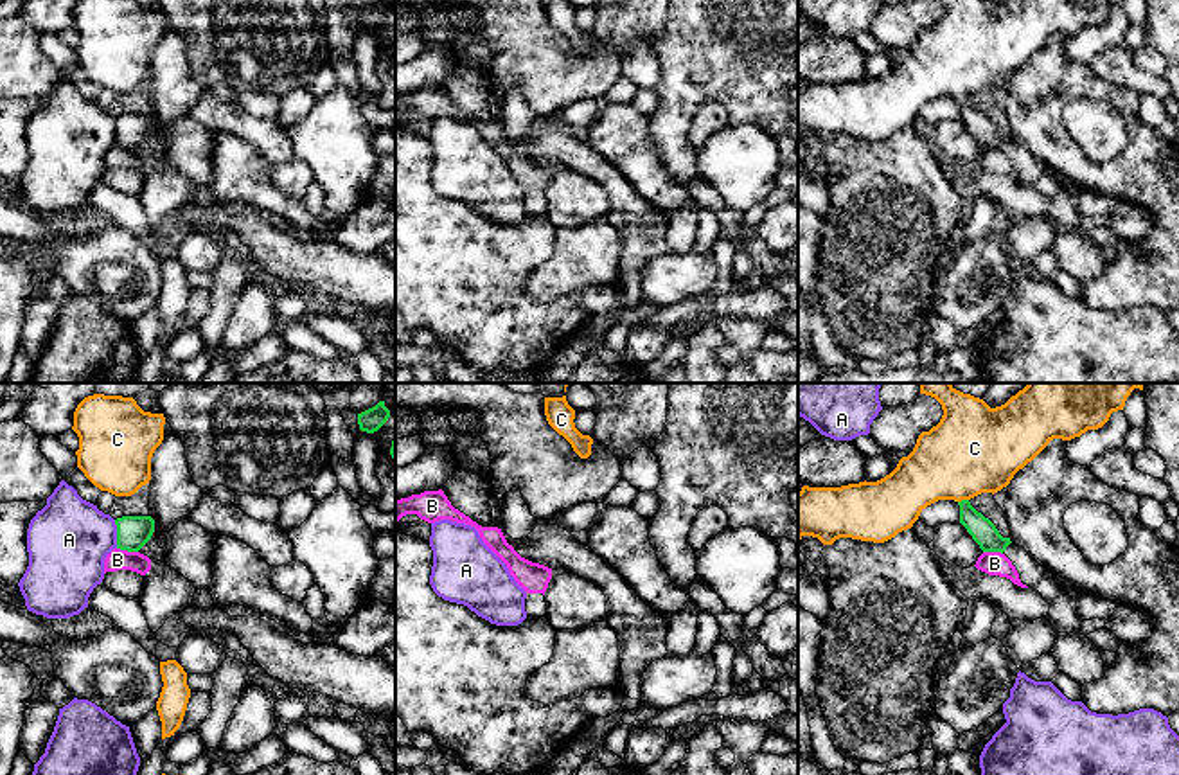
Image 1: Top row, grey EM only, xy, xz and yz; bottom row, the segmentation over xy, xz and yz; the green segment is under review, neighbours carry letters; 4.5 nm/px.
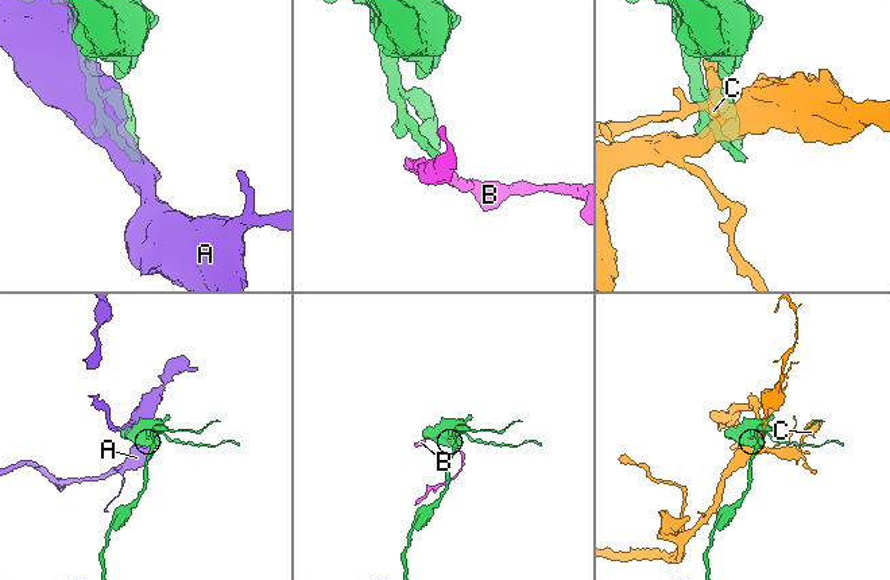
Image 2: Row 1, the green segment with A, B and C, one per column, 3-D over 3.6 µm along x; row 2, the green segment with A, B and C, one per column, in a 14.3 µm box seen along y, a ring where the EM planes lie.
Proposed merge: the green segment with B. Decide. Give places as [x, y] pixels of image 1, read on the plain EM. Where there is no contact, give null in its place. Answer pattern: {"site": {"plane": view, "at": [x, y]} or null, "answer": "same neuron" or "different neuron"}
{"site": {"plane": "xy", "at": [128, 148]}, "answer": "different neuron"}

